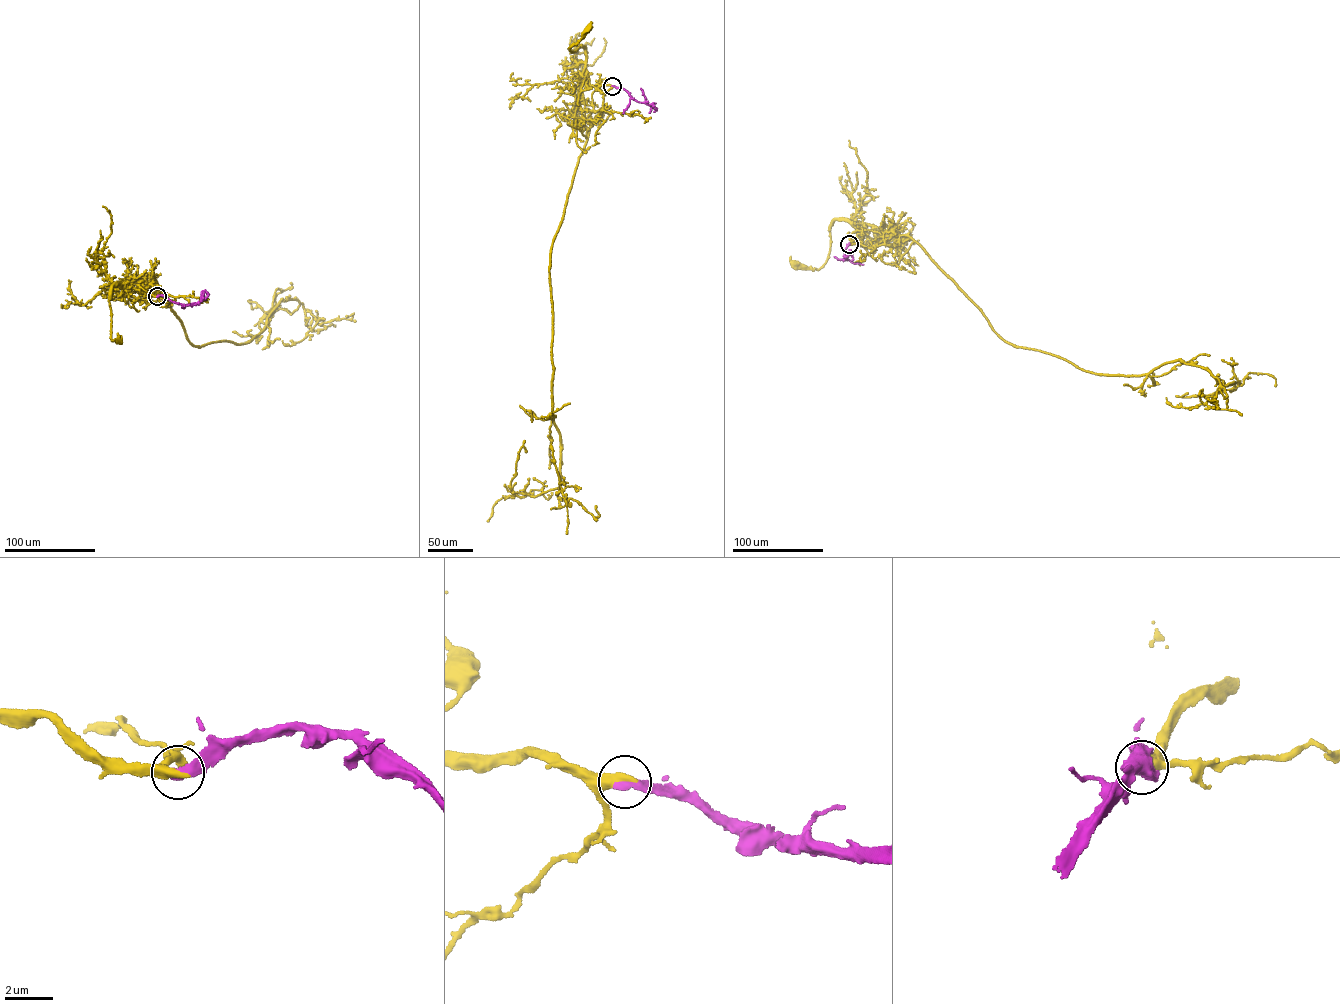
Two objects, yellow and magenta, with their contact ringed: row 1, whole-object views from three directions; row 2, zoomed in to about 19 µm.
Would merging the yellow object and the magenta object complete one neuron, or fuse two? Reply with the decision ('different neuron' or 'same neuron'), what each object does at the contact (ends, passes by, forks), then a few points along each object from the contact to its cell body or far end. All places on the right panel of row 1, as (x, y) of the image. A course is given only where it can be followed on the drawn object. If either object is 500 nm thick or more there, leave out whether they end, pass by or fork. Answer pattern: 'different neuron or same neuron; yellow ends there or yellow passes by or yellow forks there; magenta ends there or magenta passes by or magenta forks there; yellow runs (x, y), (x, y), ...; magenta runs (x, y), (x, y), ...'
same neuron; yellow ends there; magenta ends there; yellow runs (849, 244), (863, 237), (865, 230), (836, 219), (830, 229), (825, 264), (813, 270), (794, 264); magenta runs (849, 244), (844, 253), (845, 260), (849, 252), (852, 255)

